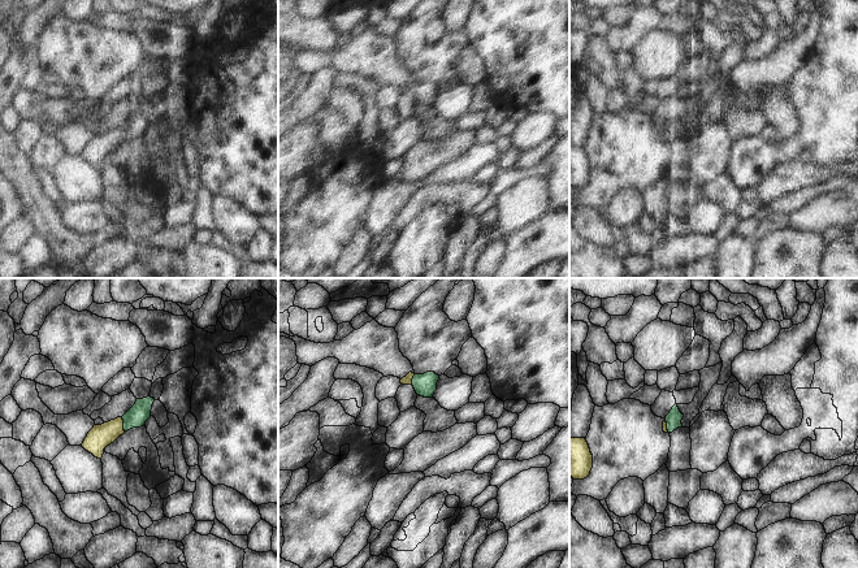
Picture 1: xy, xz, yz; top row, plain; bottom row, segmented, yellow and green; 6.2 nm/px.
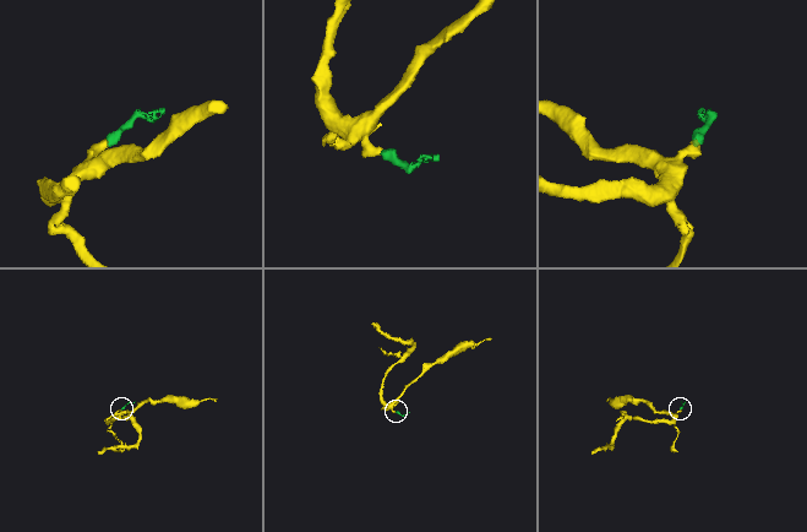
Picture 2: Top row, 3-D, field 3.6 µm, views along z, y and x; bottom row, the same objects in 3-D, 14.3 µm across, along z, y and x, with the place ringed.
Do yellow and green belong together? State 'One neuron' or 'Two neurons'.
One neuron

